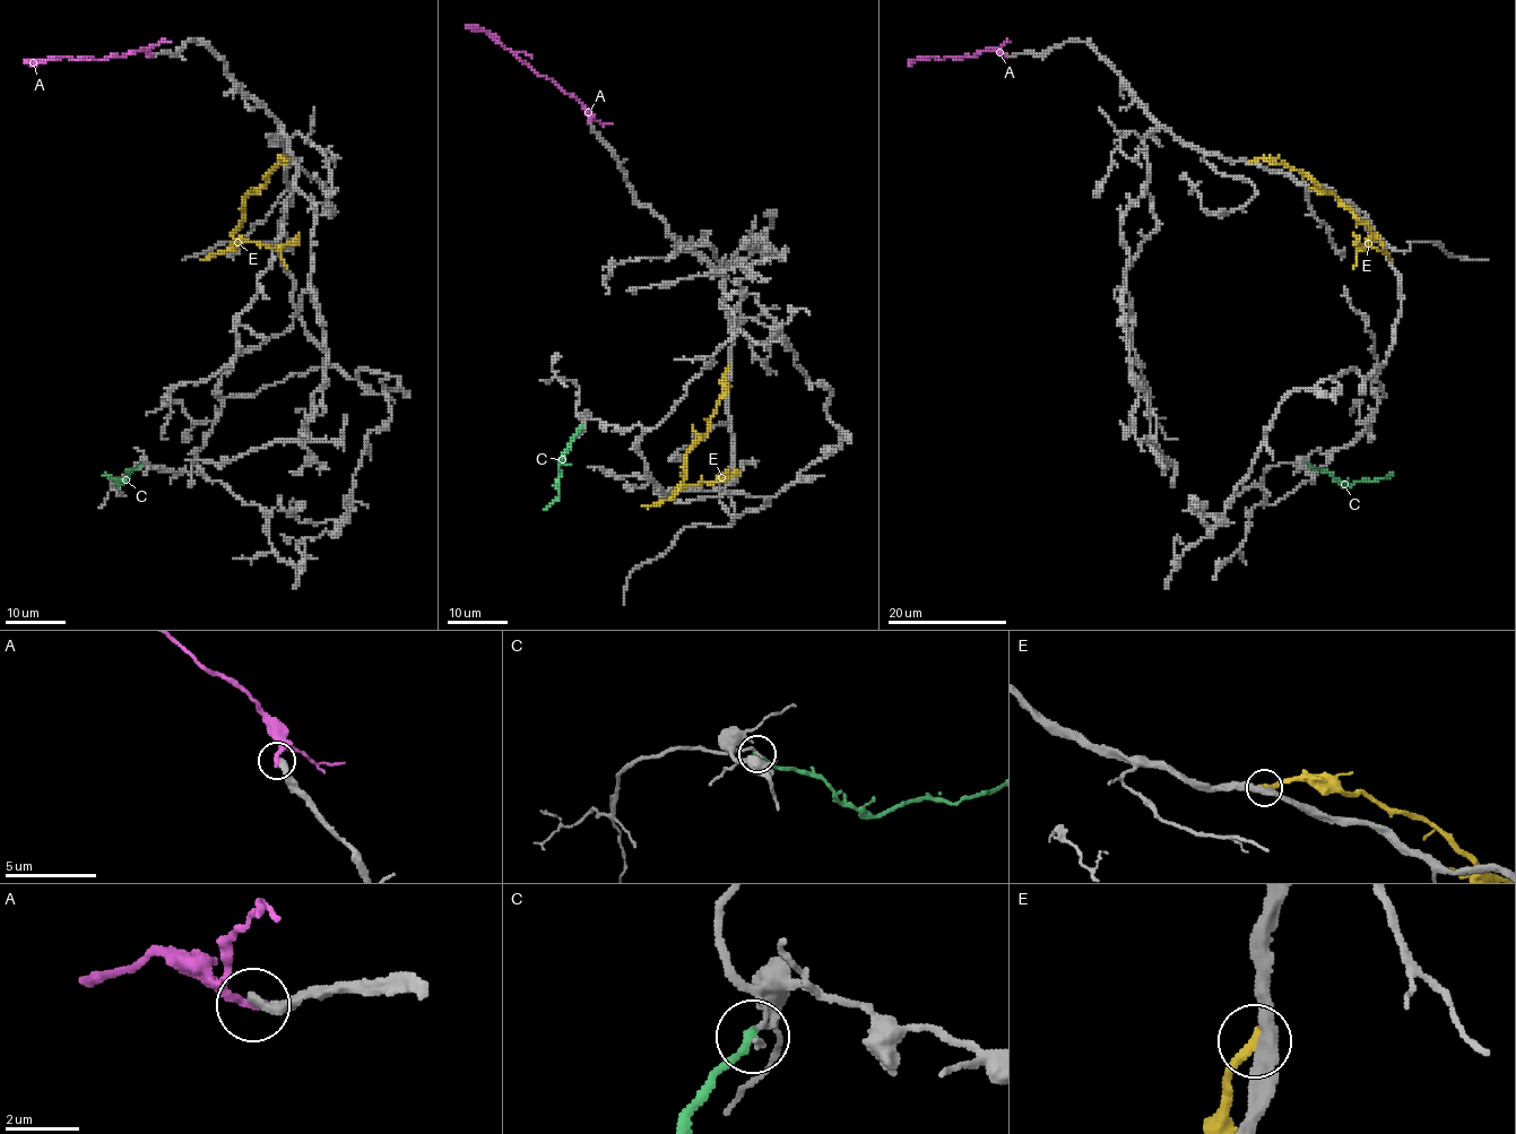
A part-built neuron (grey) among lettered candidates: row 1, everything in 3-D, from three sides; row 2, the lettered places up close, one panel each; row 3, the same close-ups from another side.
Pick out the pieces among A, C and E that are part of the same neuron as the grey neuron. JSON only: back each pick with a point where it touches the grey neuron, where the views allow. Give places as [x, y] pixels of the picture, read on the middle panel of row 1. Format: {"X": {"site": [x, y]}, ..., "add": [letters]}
{"add": []}

